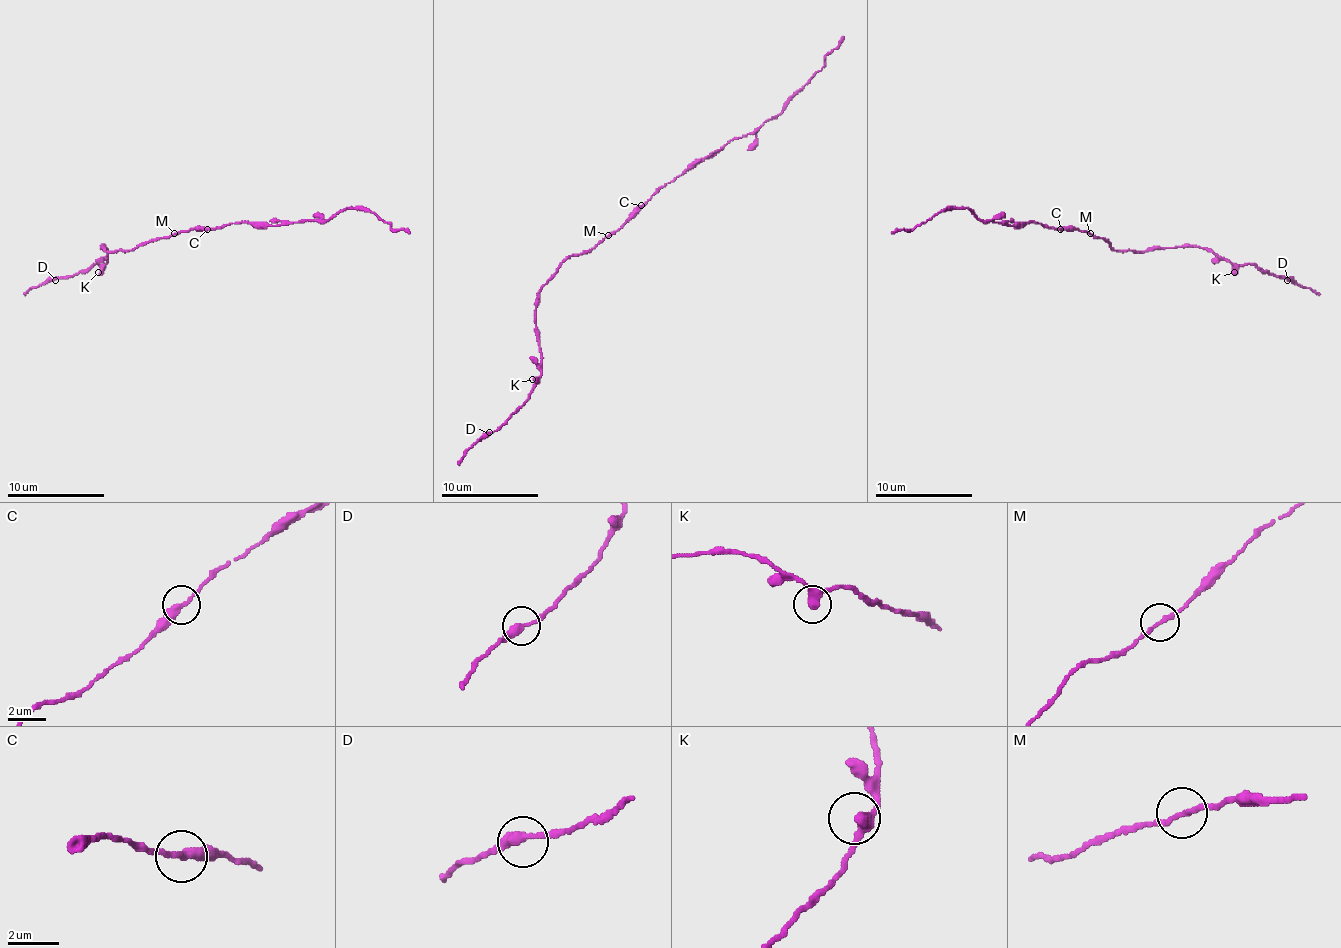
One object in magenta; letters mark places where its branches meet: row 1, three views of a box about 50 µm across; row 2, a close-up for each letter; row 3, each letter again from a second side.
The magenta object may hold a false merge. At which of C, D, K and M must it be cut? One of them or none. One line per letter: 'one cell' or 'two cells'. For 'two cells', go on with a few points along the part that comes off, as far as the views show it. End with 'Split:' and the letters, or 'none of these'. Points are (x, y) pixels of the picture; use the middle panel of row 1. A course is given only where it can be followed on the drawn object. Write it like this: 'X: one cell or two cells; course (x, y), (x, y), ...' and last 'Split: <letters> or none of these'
C: one cell
D: one cell
K: one cell
M: one cell
Split: none of these

